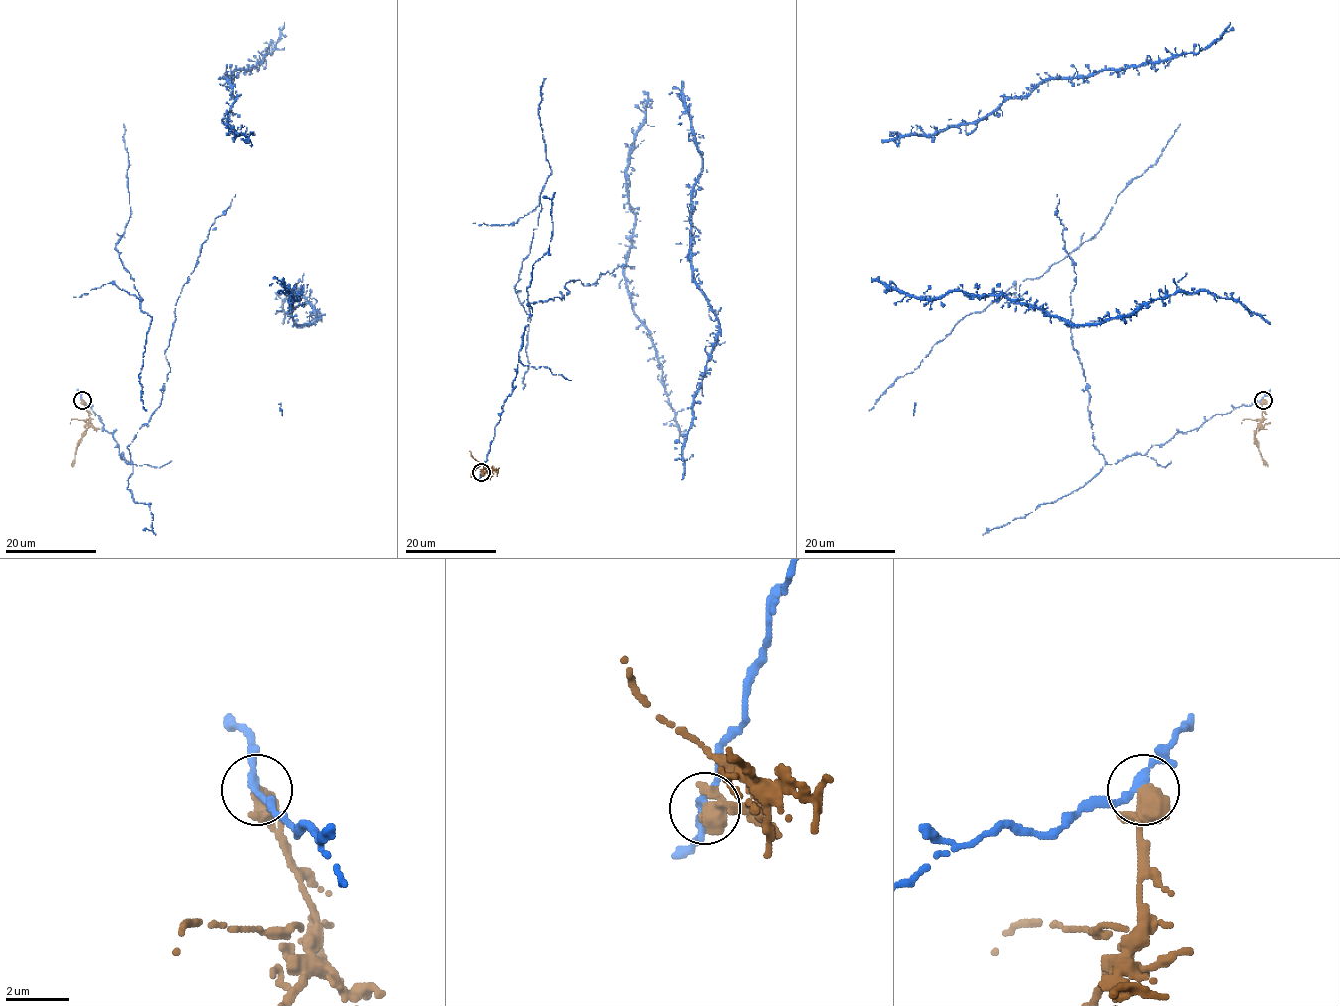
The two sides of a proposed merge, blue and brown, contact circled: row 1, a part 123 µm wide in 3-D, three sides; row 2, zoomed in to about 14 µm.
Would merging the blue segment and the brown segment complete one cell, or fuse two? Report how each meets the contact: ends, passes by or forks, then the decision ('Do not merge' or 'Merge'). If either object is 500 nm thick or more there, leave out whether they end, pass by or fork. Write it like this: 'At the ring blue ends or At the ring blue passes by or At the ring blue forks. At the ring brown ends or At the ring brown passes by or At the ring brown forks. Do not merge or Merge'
At the ring blue passes by. At the ring brown forks. Do not merge

